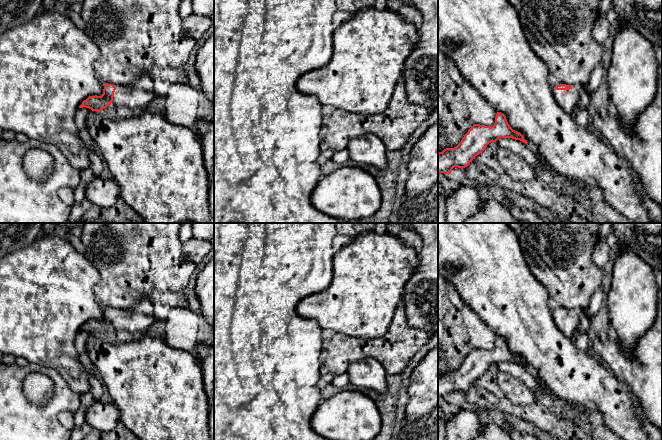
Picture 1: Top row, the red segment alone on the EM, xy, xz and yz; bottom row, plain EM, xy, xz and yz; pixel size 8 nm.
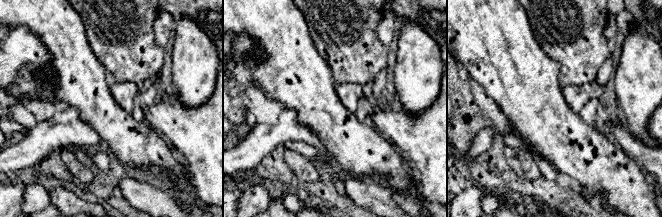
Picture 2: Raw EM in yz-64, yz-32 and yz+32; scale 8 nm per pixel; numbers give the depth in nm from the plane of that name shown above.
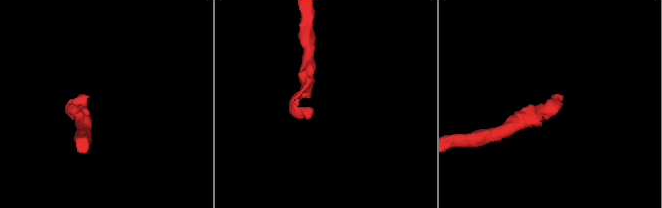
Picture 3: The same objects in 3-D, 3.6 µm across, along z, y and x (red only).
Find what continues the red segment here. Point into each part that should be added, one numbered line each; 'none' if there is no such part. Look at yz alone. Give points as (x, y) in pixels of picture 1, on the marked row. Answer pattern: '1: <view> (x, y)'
1: yz (567, 99)

